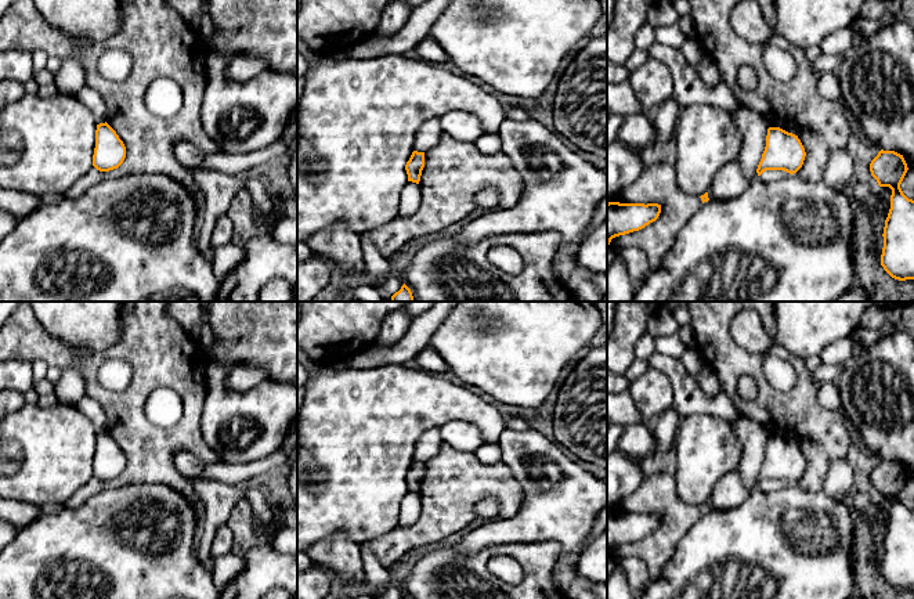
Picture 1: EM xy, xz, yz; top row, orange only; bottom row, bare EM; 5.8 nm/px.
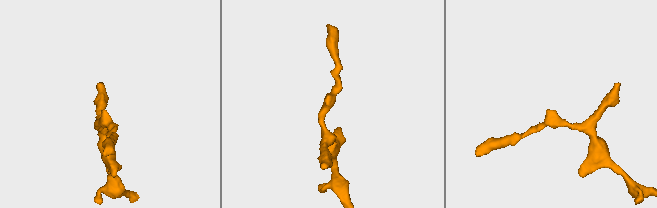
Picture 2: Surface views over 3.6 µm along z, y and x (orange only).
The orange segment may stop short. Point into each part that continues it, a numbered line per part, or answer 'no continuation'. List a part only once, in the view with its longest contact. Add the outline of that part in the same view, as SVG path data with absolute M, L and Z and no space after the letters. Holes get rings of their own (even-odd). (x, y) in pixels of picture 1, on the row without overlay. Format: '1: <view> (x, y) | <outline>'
no continuation

